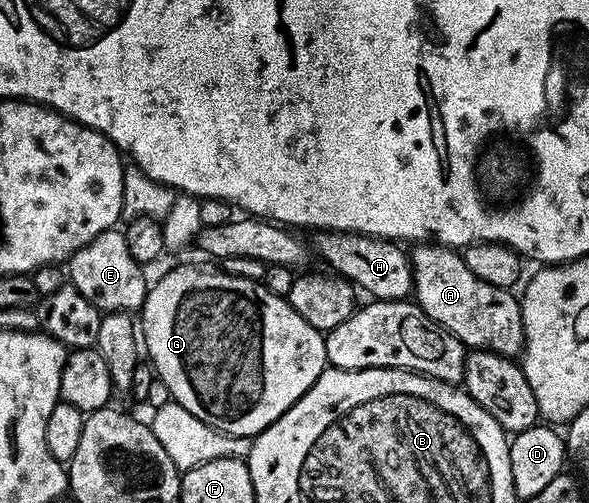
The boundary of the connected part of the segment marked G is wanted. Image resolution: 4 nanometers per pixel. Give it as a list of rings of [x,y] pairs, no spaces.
[[[176,266],[169,274],[161,276],[157,282],[153,281],[148,288],[148,295],[144,298],[142,311],[138,316],[139,325],[144,325],[144,336],[142,332],[142,346],[150,357],[150,365],[155,377],[165,382],[171,394],[171,401],[182,404],[186,412],[194,412],[198,420],[202,420],[207,426],[222,431],[235,438],[253,439],[261,434],[263,430],[277,422],[295,402],[299,401],[308,389],[318,380],[320,373],[326,369],[324,356],[324,334],[315,330],[294,308],[287,298],[279,298],[274,292],[270,292],[263,281],[243,278],[240,275],[228,274],[223,268],[211,270],[208,266]]]

